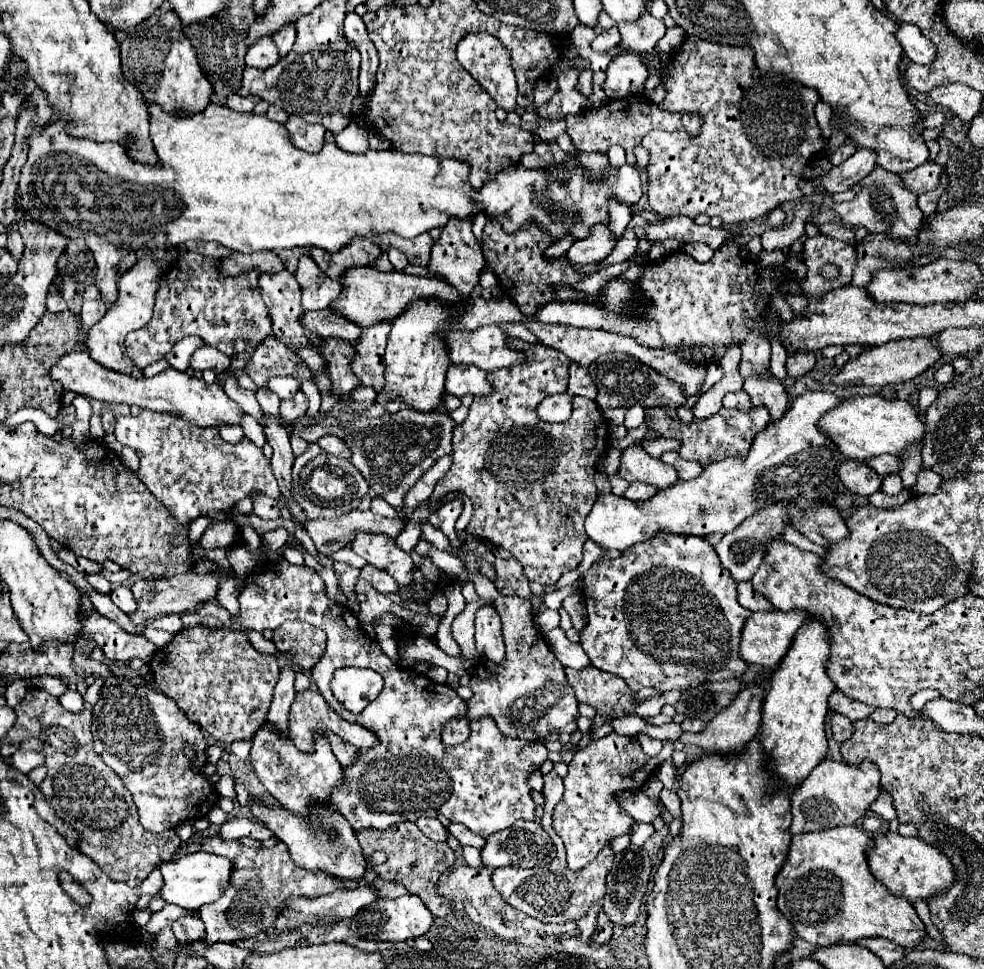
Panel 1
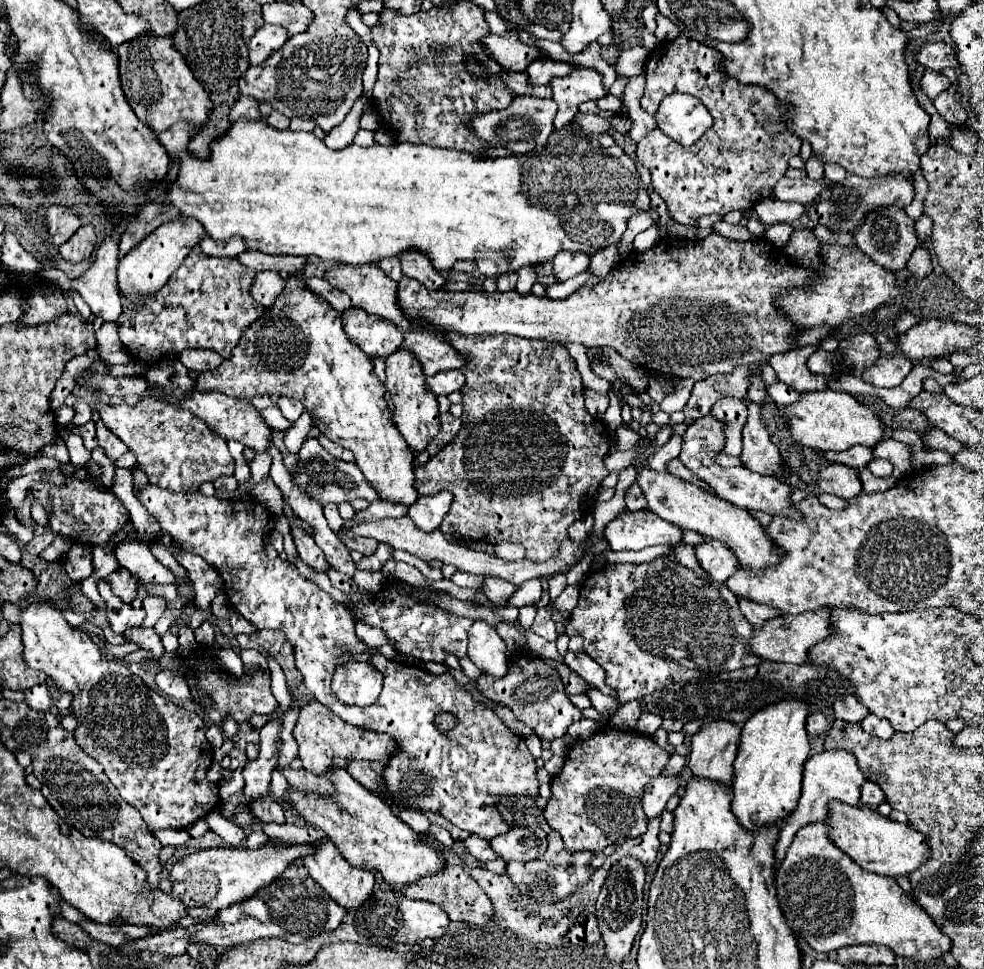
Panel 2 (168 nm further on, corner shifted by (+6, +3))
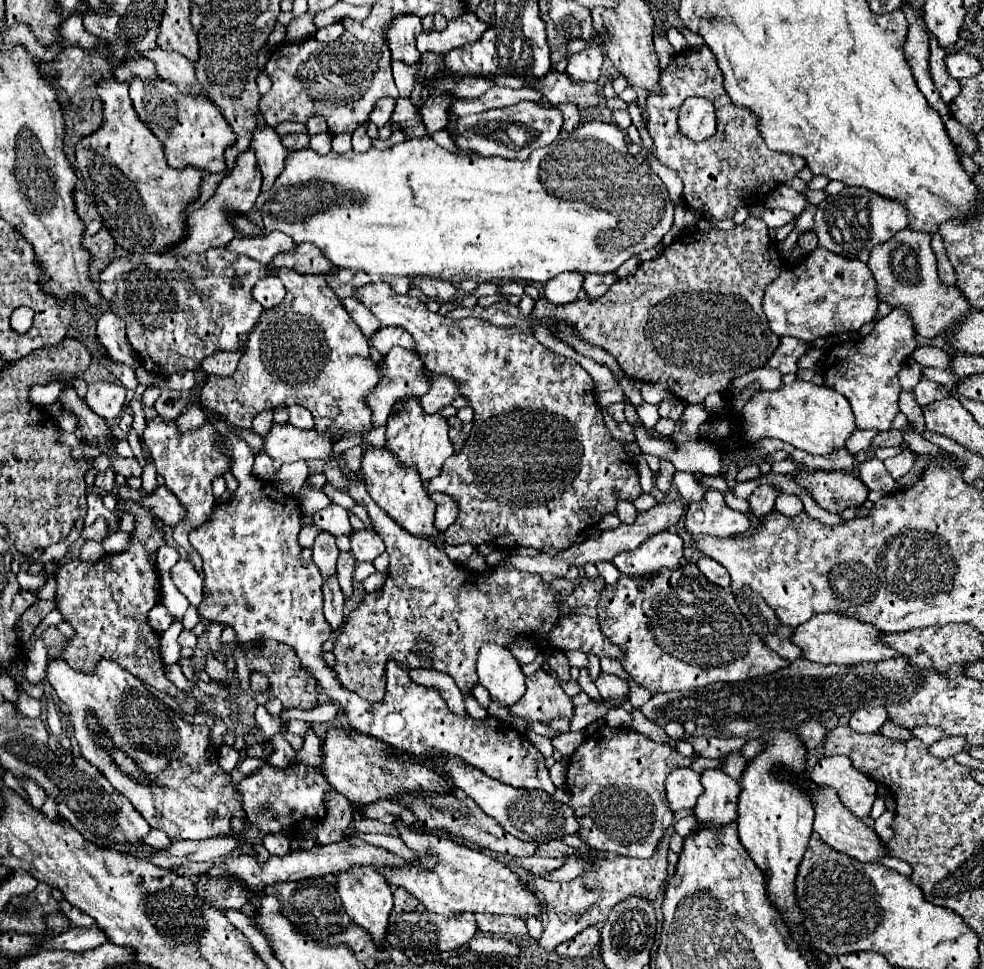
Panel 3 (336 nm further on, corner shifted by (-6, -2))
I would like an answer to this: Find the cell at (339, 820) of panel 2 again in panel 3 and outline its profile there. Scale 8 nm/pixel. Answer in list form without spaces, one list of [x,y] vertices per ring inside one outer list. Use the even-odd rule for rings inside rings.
[[[400,821],[394,823],[400,831],[402,841],[418,853],[422,859],[426,853],[438,855],[440,863],[432,871],[420,871],[418,863],[410,863],[410,867],[404,869],[378,869],[388,883],[404,887],[408,893],[412,893],[418,901],[426,905],[432,913],[444,915],[444,917],[456,917],[460,913],[492,913],[492,915],[514,915],[520,919],[536,917],[542,919],[542,913],[548,909],[534,891],[526,887],[526,883],[498,857],[462,847],[454,843],[452,839],[442,839],[424,831],[414,831],[408,825],[404,827]]]

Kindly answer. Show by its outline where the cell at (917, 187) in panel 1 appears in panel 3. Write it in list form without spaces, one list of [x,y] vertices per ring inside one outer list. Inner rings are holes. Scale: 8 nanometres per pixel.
[[[844,187],[836,195],[828,195],[816,209],[814,217],[814,231],[818,235],[818,247],[828,249],[830,253],[858,259],[858,261],[868,261],[870,251],[880,245],[890,241],[890,237],[908,227],[908,217],[906,209],[890,199],[880,197],[878,193],[872,193],[862,187]]]

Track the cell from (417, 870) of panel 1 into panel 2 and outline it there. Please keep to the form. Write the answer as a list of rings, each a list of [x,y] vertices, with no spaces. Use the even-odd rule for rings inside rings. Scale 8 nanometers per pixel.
[[[426,834],[426,838],[430,840],[430,844],[434,844],[434,848],[442,848],[442,852],[446,852],[446,868],[442,868],[442,872],[438,872],[438,876],[422,876],[422,880],[418,880],[418,884],[410,884],[410,888],[402,888],[402,894],[406,898],[418,898],[418,900],[428,900],[432,904],[438,904],[450,916],[450,920],[486,924],[492,918],[490,898],[468,876],[460,856],[452,848],[444,848],[432,834]]]

